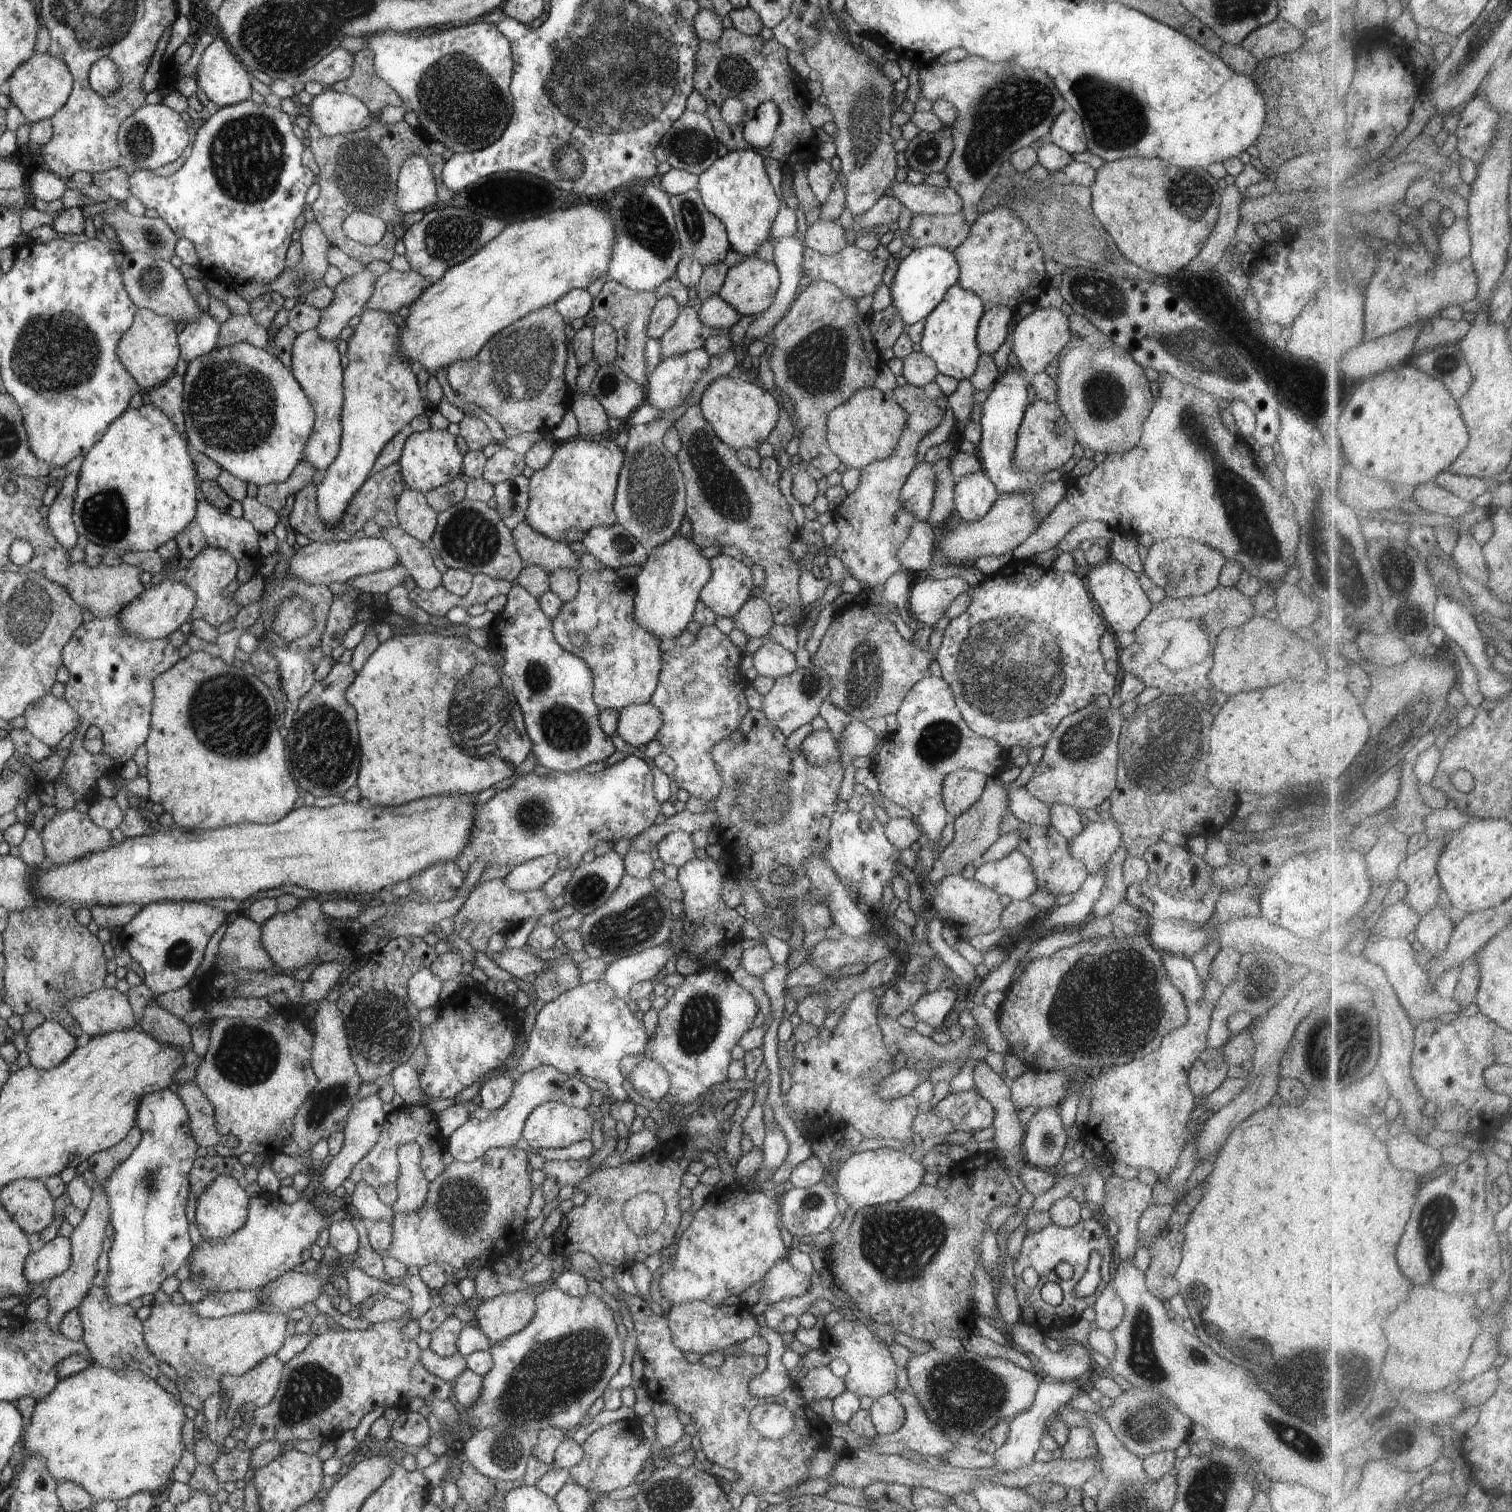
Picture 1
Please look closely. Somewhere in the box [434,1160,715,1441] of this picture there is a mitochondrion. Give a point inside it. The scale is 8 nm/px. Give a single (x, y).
(546, 1381)

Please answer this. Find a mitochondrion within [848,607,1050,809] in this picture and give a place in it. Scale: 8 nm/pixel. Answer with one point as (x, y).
(939, 740)

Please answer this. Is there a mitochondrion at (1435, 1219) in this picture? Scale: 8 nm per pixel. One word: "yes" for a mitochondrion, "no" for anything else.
yes

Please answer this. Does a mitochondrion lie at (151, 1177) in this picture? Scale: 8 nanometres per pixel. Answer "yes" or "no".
yes

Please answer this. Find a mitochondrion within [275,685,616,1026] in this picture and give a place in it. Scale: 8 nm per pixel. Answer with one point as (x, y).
(325, 755)

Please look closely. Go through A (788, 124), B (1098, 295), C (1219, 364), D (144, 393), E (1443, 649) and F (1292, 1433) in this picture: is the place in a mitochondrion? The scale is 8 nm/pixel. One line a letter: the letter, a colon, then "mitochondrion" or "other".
A: other
B: mitochondrion
C: mitochondrion
D: other
E: other
F: mitochondrion

